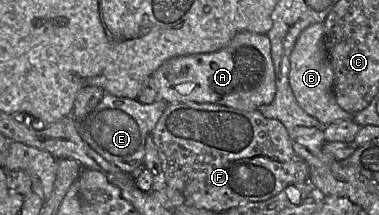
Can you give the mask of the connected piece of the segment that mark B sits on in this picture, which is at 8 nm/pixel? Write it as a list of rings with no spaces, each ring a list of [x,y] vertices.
[[[324,22],[310,25],[299,35],[291,53],[289,80],[299,105],[324,125],[353,119],[354,115],[343,110],[334,96],[334,71],[324,46]]]

